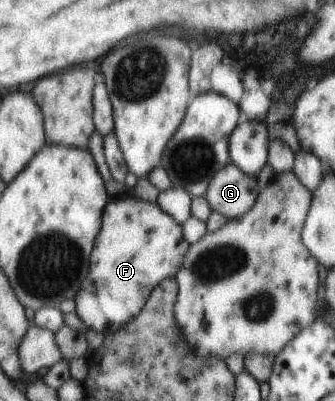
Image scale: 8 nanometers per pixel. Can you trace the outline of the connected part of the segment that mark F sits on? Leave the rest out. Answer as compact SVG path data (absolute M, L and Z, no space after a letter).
M135 196L109 199L105 205L102 225L94 242L89 272L76 292L76 313L86 329L97 332L117 332L133 320L145 306L150 292L165 277L173 277L182 267L182 260L190 245L185 240L182 225L161 210L155 201L146 201Z

